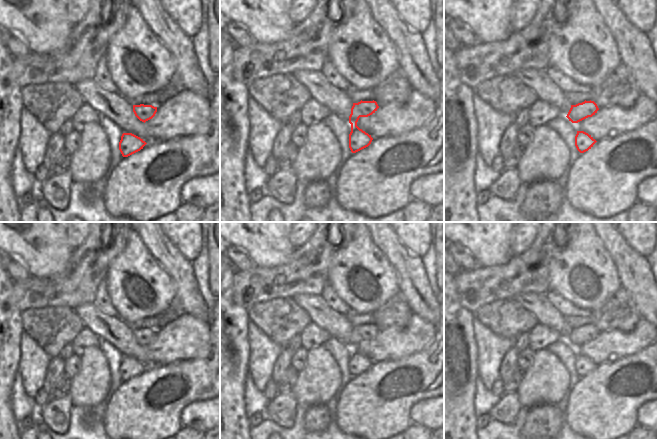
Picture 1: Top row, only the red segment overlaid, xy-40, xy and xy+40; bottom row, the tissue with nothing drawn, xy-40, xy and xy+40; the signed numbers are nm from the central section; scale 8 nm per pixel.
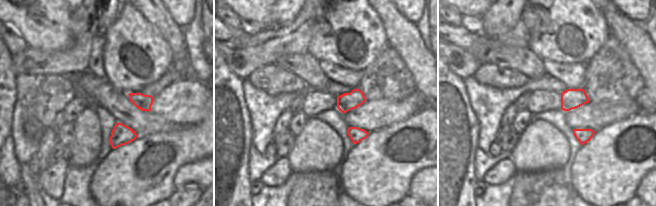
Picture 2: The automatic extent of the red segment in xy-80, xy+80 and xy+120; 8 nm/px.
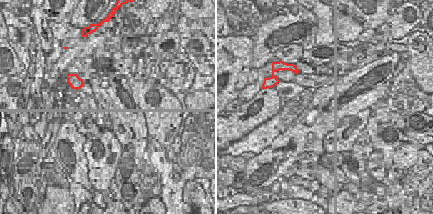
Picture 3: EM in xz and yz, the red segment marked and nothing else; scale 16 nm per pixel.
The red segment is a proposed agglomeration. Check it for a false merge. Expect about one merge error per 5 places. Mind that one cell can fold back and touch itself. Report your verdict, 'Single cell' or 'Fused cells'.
Single cell.

